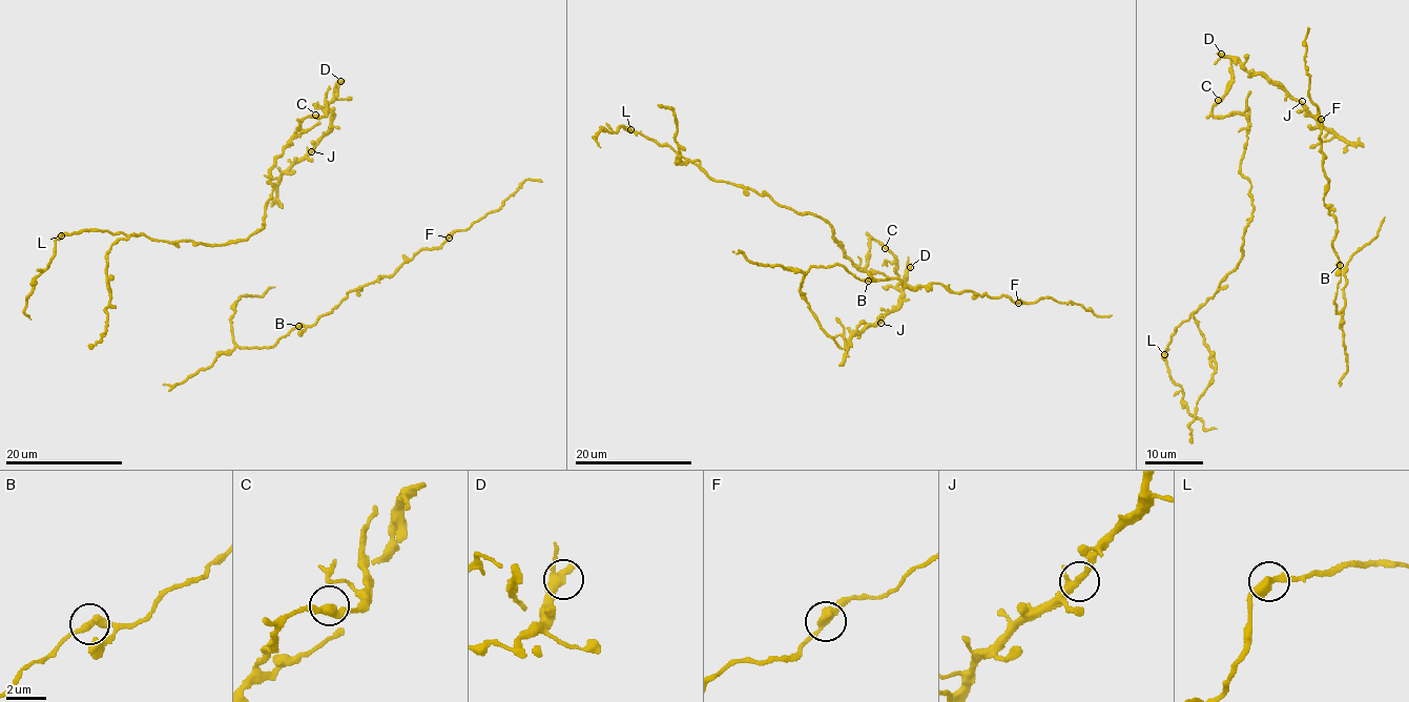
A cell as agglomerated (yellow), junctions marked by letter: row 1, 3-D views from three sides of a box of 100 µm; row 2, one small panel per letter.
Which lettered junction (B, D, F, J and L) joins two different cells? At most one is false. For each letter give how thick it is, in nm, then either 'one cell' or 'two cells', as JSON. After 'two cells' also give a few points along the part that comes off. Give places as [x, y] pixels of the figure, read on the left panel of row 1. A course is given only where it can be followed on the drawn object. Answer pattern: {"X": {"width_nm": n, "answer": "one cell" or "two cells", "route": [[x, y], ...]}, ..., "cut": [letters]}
{"B": {"width_nm": 360, "answer": "one cell"}, "D": {"width_nm": 400, "answer": "one cell"}, "F": {"width_nm": 360, "answer": "one cell"}, "J": {"width_nm": 340, "answer": "one cell"}, "L": {"width_nm": 400, "answer": "two cells", "route": [[60, 234], [98, 230], [208, 246], [247, 239], [262, 228], [270, 167], [303, 120], [326, 115], [329, 86]]}, "cut": ["L"]}

